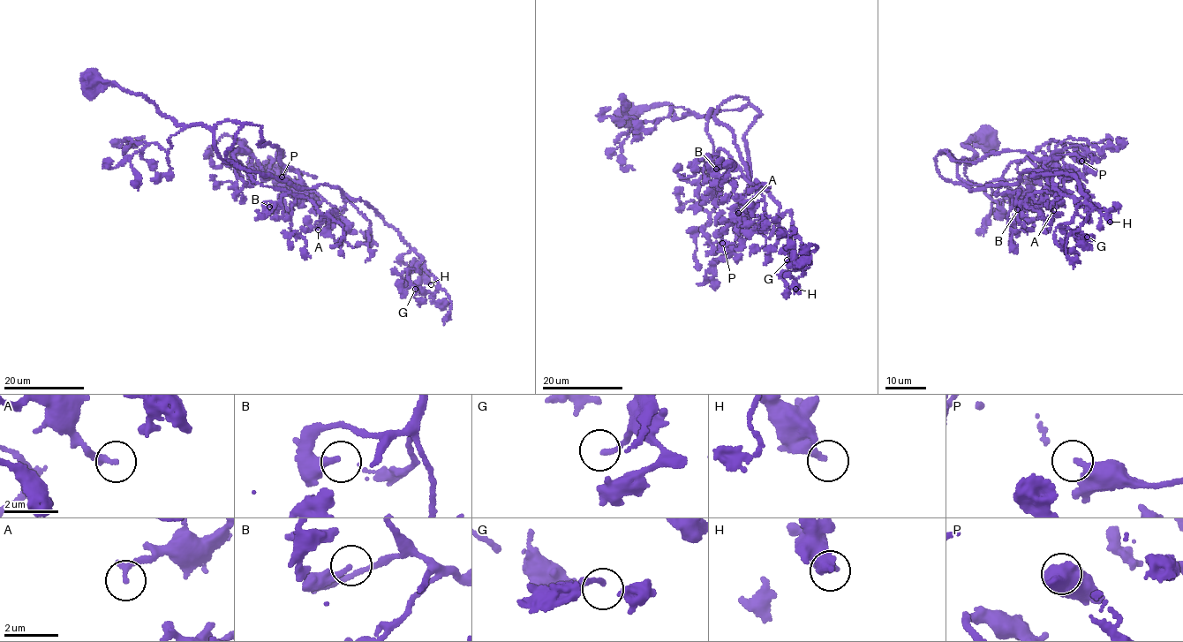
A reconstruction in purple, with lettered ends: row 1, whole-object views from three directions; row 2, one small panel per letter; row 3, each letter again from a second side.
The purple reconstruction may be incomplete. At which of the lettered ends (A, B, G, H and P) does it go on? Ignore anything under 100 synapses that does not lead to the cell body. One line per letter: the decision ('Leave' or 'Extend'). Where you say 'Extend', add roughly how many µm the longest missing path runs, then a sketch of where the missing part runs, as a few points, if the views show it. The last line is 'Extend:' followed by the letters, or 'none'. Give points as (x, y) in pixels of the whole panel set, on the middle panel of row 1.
A: Leave
B: Leave
G: Leave
H: Leave
P: Leave
Extend: none

